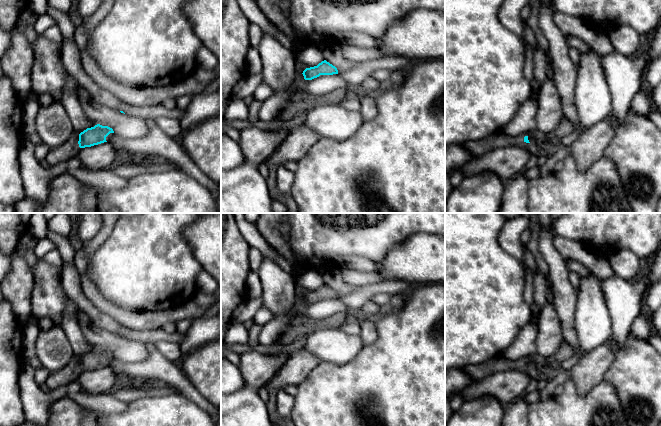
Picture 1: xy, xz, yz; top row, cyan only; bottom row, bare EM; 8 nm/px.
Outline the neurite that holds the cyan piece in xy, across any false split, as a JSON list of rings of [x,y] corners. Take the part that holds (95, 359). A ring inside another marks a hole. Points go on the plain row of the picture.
[[[100,348],[87,352],[80,358],[74,358],[67,367],[50,372],[45,384],[51,390],[67,386],[71,382],[76,381],[81,372],[107,366],[106,361],[110,357],[114,357],[112,352]]]

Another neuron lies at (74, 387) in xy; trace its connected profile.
[[[73,381],[69,385],[67,385],[67,394],[66,396],[70,396],[75,393],[79,393],[82,391],[82,387],[78,381]]]

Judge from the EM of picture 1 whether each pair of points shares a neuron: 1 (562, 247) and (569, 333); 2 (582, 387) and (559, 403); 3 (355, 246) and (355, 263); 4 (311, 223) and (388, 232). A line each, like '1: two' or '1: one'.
1: two
2: two
3: two
4: one

